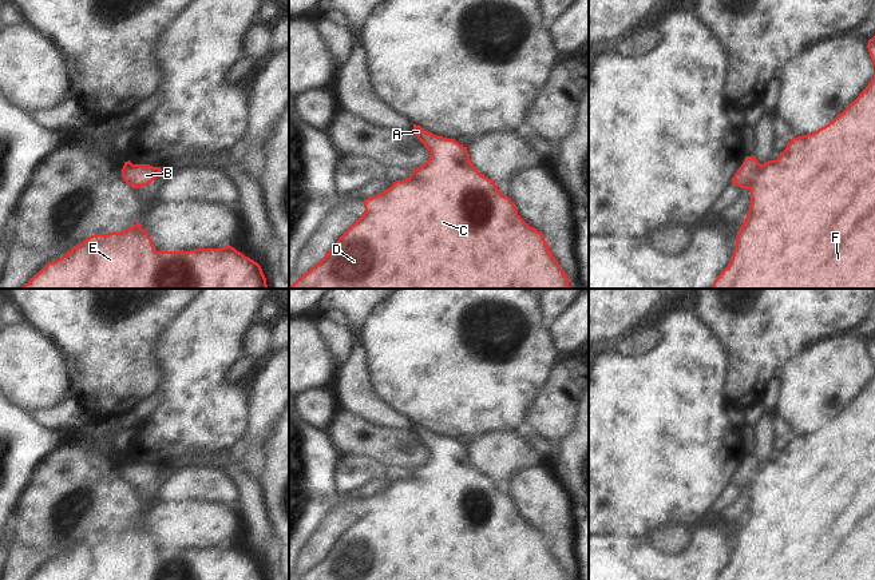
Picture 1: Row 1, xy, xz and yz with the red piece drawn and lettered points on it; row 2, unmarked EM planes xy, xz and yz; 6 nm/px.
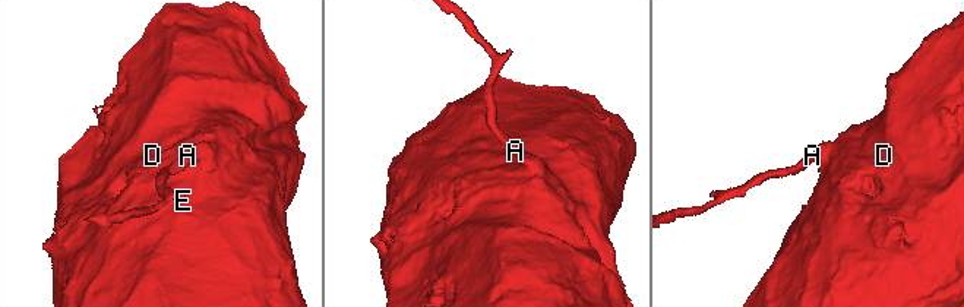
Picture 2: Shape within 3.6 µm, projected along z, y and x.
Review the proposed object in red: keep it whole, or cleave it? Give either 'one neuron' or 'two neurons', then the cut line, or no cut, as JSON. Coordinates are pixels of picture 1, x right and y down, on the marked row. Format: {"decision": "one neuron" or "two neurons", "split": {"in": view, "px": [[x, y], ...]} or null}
{"decision": "one neuron", "split": null}

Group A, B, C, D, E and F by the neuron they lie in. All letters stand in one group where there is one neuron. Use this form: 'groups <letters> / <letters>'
groups A B C D E F

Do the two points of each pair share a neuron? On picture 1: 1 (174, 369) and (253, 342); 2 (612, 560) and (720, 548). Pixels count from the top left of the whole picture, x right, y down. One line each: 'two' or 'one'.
1: two
2: one

